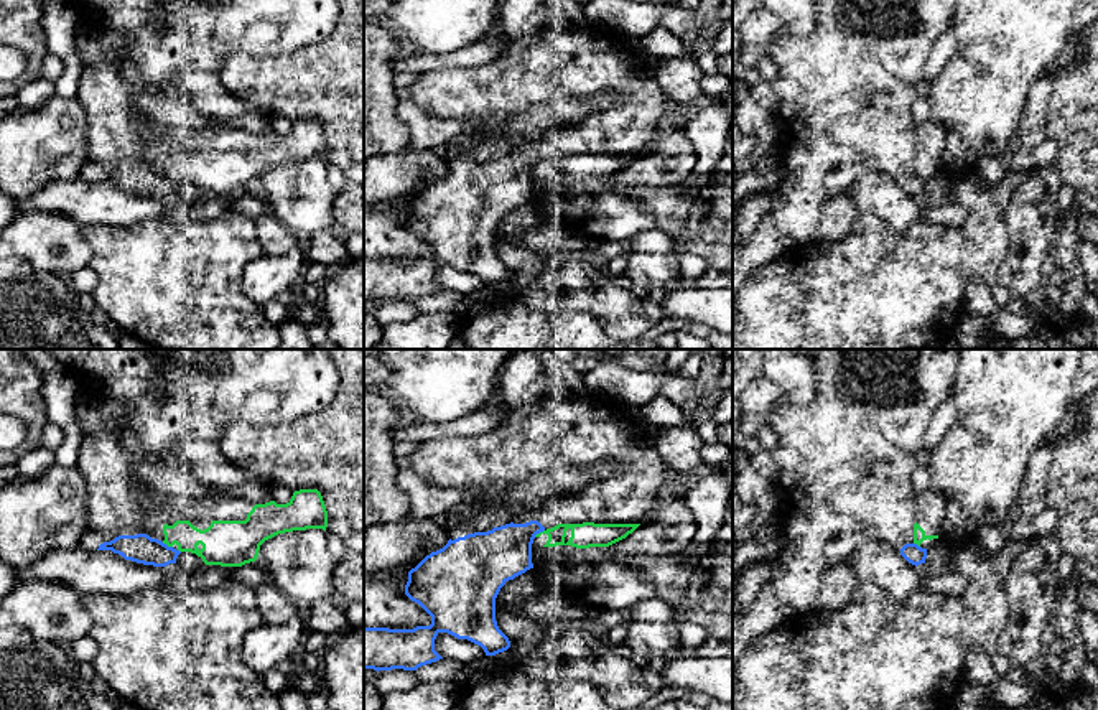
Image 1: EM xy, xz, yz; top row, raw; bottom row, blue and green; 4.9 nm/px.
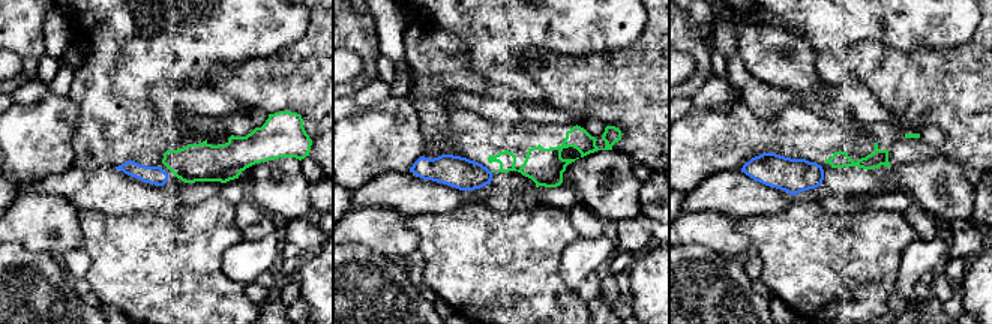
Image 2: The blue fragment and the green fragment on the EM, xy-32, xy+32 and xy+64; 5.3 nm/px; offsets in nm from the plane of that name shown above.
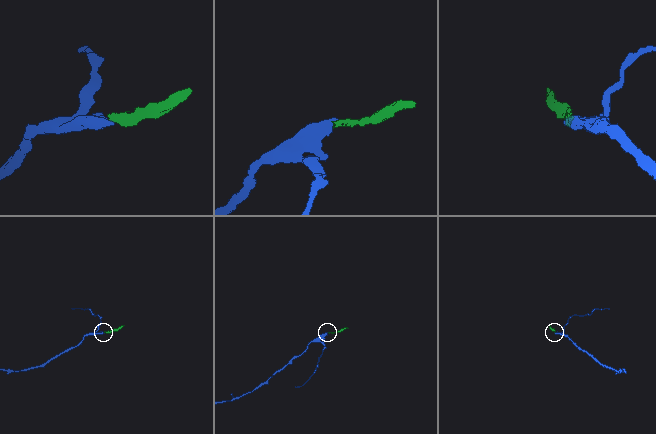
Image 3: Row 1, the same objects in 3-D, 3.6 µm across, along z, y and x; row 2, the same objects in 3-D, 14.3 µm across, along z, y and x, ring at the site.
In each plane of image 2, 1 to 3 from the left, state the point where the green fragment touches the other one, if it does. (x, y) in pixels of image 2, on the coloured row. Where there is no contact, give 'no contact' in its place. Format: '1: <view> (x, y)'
1: no contact
2: no contact
3: no contact

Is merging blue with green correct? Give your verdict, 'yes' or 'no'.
no

